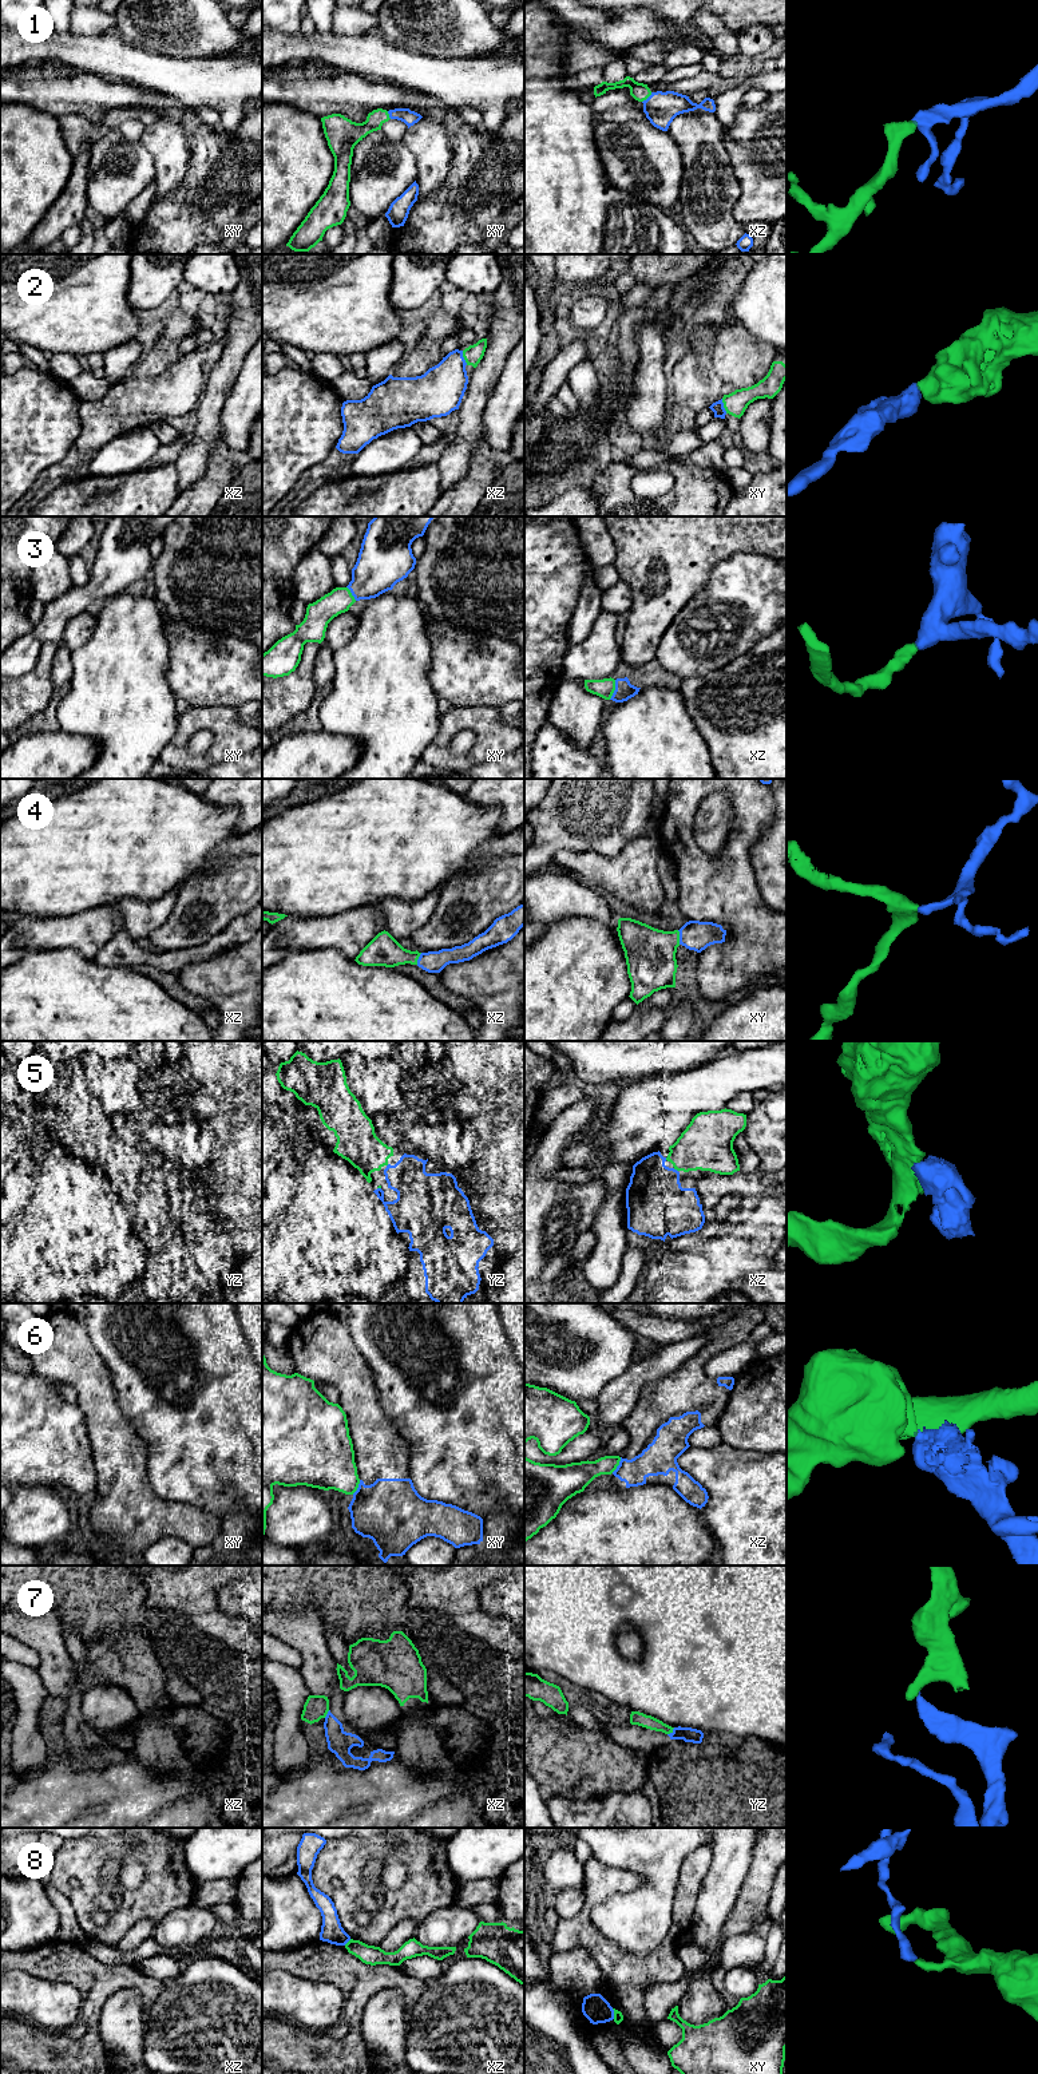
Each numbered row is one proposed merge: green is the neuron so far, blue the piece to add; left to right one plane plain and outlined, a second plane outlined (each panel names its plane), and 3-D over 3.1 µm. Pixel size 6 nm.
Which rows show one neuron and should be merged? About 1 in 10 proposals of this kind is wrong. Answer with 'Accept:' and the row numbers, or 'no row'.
Accept: 1, 2, 3, 4, 5

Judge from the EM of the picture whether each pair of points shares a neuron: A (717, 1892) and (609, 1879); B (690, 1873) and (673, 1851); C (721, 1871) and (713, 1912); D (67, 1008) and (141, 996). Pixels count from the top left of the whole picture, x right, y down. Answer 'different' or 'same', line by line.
A: different
B: different
C: same
D: same

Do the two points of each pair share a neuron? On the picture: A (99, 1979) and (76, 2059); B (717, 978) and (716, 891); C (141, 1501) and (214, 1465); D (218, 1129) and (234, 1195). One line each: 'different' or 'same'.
A: same
B: same
C: different
D: different

